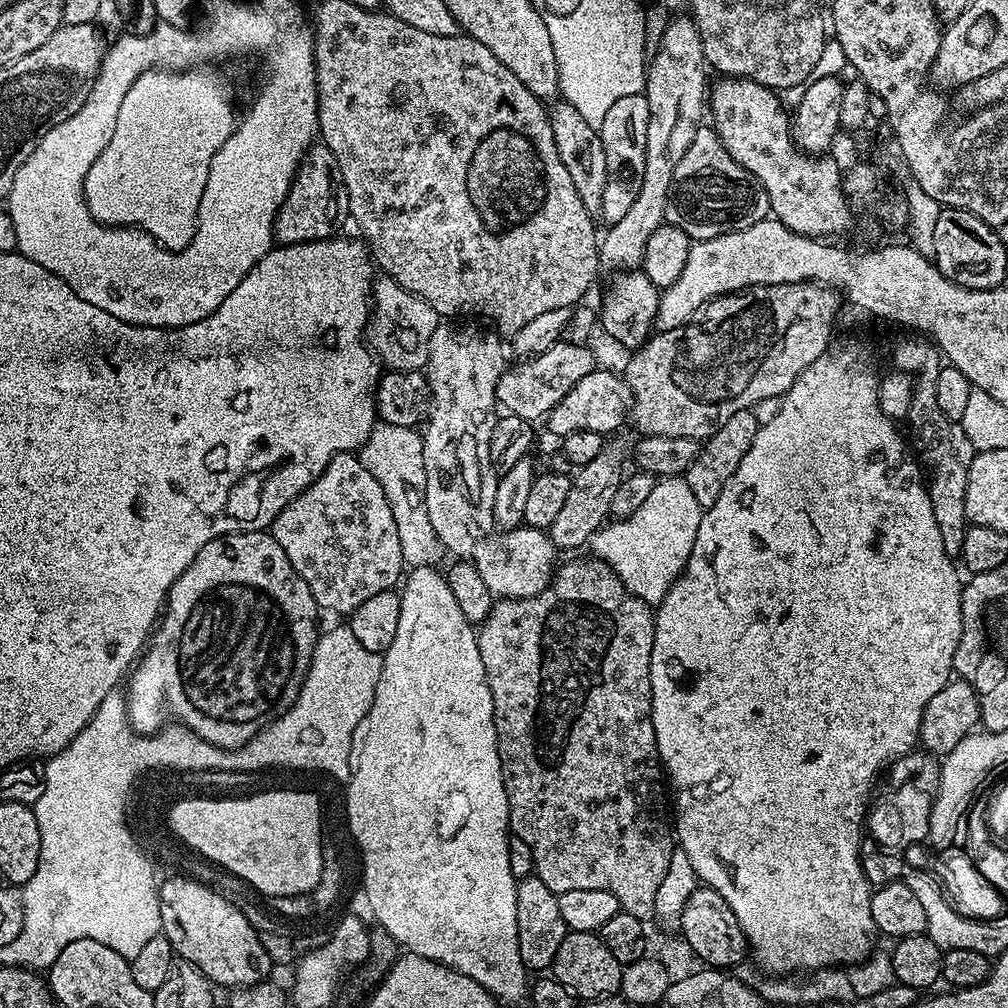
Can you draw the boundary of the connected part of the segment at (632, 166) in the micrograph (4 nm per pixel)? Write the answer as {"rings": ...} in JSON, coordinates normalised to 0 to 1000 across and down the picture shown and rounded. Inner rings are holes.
{"rings":[[[631,92],[610,101],[593,126],[597,149],[601,151],[601,188],[597,188],[597,204],[594,209],[594,213],[599,214],[600,223],[617,220],[625,204],[629,204],[633,190],[637,188],[638,174],[641,173],[642,124],[643,96]]]}

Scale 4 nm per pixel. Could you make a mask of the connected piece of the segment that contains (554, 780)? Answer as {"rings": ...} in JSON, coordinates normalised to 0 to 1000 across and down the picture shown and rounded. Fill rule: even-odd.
{"rings":[[[590,554],[582,555],[583,556],[567,556],[564,560],[557,559],[555,563],[553,563],[548,574],[544,576],[543,581],[534,589],[519,593],[493,594],[491,598],[489,598],[484,612],[481,613],[479,619],[475,620],[472,636],[474,637],[474,645],[478,649],[480,668],[484,674],[486,688],[490,692],[492,735],[494,736],[496,759],[498,760],[500,779],[502,780],[502,788],[504,789],[504,819],[507,828],[518,831],[518,835],[522,835],[522,839],[526,839],[530,868],[538,875],[542,875],[542,879],[546,879],[546,883],[553,887],[561,885],[562,883],[605,883],[609,887],[609,891],[613,891],[613,895],[618,904],[629,907],[629,911],[643,915],[646,914],[645,911],[648,912],[648,910],[651,909],[651,888],[653,887],[653,879],[657,879],[657,871],[661,871],[661,867],[665,863],[665,851],[669,844],[669,821],[665,816],[665,798],[664,795],[663,798],[659,795],[659,782],[661,786],[661,778],[657,773],[657,759],[655,756],[655,749],[653,748],[653,736],[651,735],[649,716],[647,715],[647,674],[645,673],[645,657],[647,656],[647,646],[649,645],[651,613],[648,604],[644,602],[644,600],[634,595],[628,587],[623,587],[621,585],[621,581],[612,573],[605,561]]]}

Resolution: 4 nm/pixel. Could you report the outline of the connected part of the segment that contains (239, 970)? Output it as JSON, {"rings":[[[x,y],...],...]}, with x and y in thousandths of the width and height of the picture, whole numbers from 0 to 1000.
{"rings":[[[171,868],[160,879],[159,920],[171,936],[172,945],[191,956],[211,977],[223,976],[226,982],[244,980],[259,975],[262,967],[271,963],[272,957],[258,934],[258,925],[242,910],[241,903],[187,869]]]}

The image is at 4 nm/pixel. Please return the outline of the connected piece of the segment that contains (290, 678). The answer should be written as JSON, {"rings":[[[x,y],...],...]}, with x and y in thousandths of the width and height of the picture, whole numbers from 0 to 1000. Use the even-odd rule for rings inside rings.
{"rings":[[[265,527],[230,528],[226,532],[217,532],[204,538],[204,542],[200,542],[200,546],[196,546],[192,558],[188,558],[188,562],[185,562],[183,568],[177,572],[171,584],[167,586],[167,593],[161,604],[161,614],[154,624],[153,632],[134,660],[133,666],[130,668],[131,676],[129,676],[130,671],[126,676],[126,679],[128,678],[127,687],[125,686],[127,716],[131,719],[132,726],[154,728],[164,721],[163,713],[166,710],[172,710],[175,713],[172,715],[188,722],[193,730],[197,730],[199,734],[210,738],[213,742],[233,744],[239,739],[245,738],[252,729],[251,723],[246,723],[249,718],[265,719],[271,713],[270,705],[273,702],[285,704],[298,691],[298,682],[302,679],[302,671],[306,668],[306,662],[310,656],[310,646],[315,634],[313,610],[315,610],[313,594],[312,589],[308,589],[308,581],[299,573],[296,565],[292,565],[292,562],[288,562],[288,554],[284,554],[284,546],[280,546],[280,542],[276,542],[274,535]]]}

